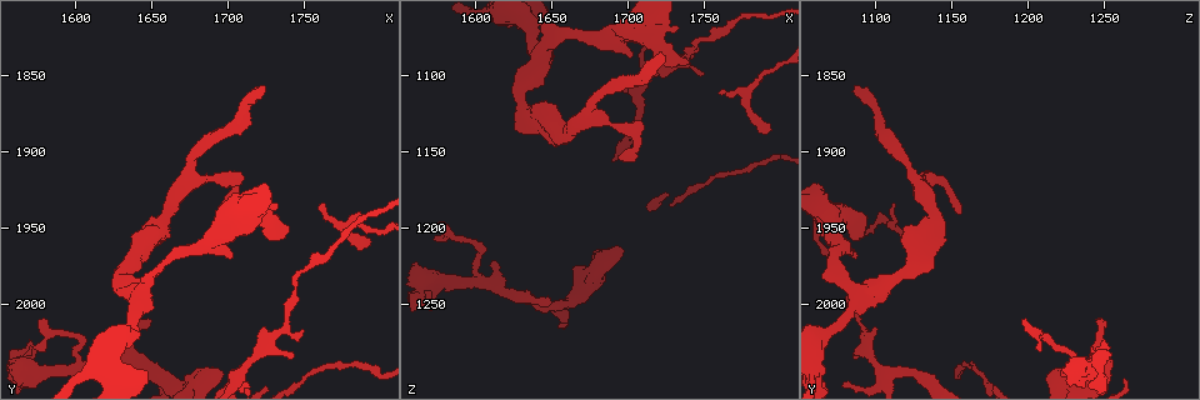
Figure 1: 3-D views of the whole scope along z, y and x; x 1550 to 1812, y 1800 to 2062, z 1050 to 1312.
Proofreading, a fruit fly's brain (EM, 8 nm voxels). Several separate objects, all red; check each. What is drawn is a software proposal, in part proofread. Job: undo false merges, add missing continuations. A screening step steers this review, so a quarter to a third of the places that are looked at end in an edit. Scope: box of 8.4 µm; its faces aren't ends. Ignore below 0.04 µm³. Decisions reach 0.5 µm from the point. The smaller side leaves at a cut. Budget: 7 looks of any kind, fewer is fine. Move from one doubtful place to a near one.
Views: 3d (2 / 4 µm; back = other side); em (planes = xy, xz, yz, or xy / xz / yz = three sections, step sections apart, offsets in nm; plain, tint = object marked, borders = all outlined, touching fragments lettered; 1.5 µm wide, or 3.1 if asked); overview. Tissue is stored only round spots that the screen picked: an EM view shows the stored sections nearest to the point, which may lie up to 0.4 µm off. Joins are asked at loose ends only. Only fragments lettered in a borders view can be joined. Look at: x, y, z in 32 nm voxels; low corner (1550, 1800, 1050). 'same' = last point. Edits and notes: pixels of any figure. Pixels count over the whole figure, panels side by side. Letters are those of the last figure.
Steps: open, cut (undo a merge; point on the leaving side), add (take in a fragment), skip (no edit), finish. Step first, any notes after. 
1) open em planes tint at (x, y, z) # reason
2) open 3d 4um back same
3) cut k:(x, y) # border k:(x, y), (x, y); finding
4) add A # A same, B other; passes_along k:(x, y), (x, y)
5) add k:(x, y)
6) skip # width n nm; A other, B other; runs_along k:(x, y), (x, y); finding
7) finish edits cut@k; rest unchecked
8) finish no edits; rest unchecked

open em planes plain at (1694, 1938, 1156) # an open end

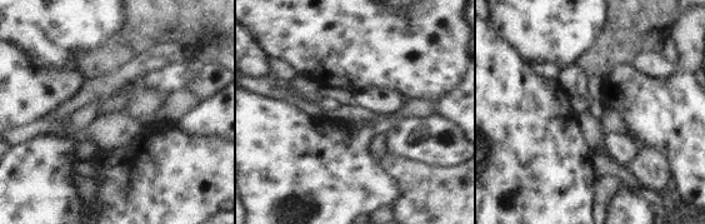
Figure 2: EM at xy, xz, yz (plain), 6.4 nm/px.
open em planes borders same

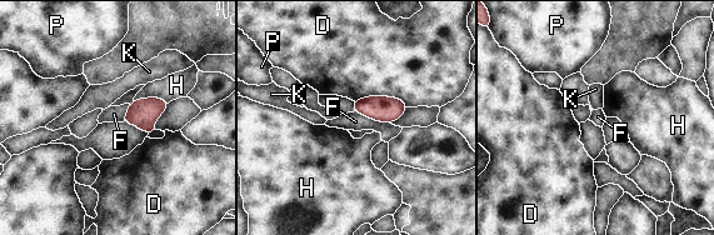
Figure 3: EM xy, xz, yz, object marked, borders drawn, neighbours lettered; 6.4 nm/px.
skip # D other, F other, H other, K other, P other; border 3:(354, 110), (389, 124); none of them fits

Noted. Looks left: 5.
open em yz step 8 tint at (1722, 1856, 1088) # long arm stops here

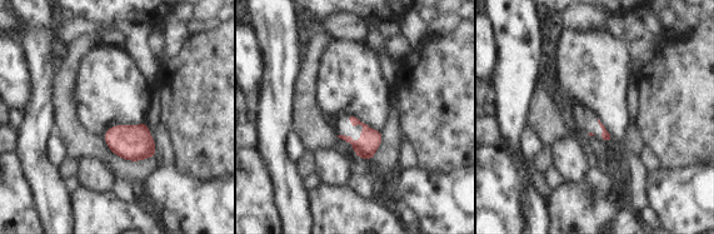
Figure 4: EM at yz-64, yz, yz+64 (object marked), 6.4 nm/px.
open em planes borders same # another direction

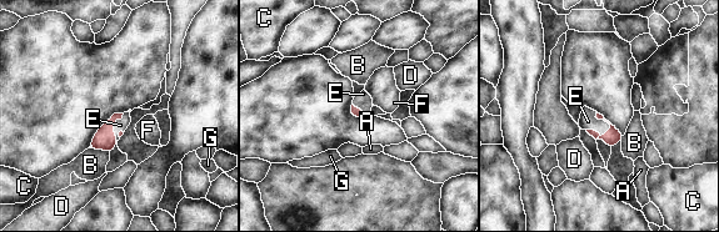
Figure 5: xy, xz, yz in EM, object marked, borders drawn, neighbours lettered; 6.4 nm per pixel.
add 5:(588, 121) # A other, B other, C other, D other, E same, F other, G other; passes_along 5:(613, 135), (608, 122), (588, 121); it goes on there

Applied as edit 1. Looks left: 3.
finish edits add@5; rest unchecked

